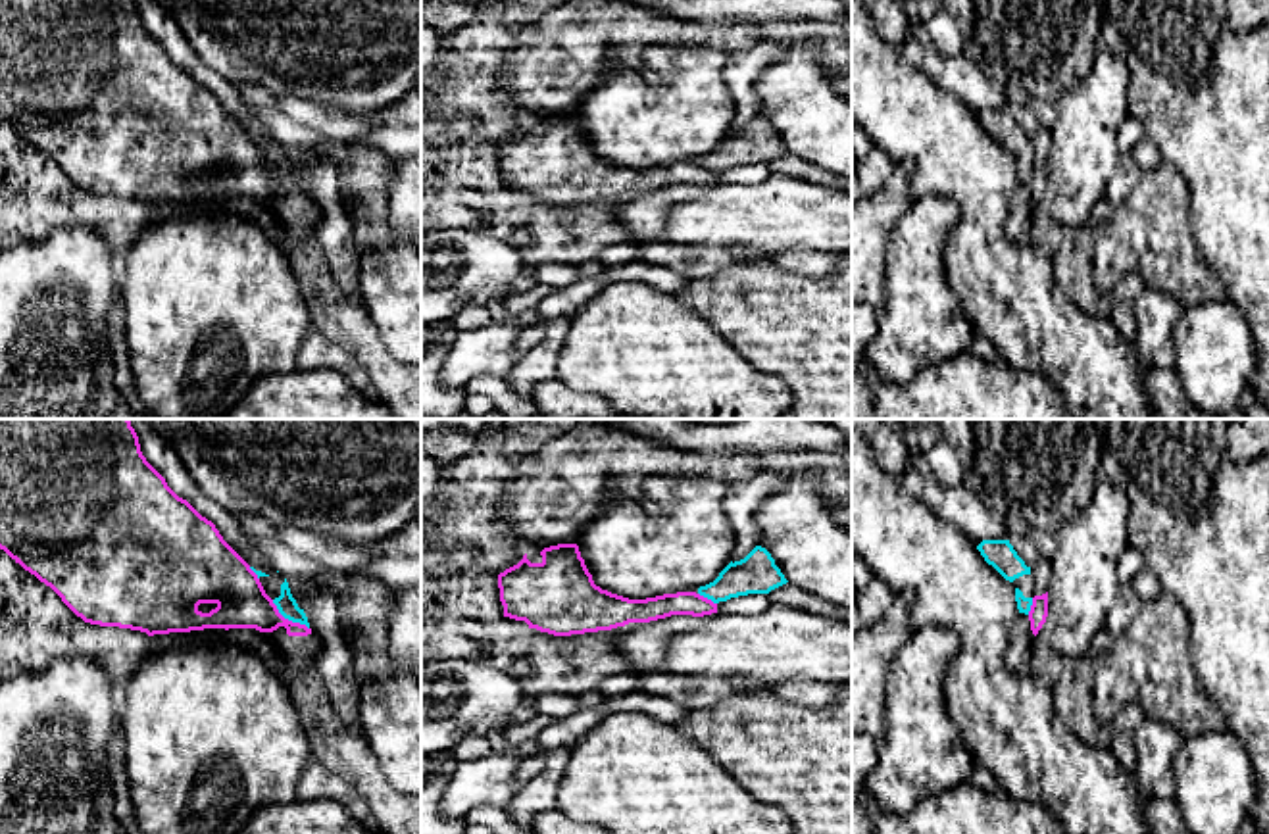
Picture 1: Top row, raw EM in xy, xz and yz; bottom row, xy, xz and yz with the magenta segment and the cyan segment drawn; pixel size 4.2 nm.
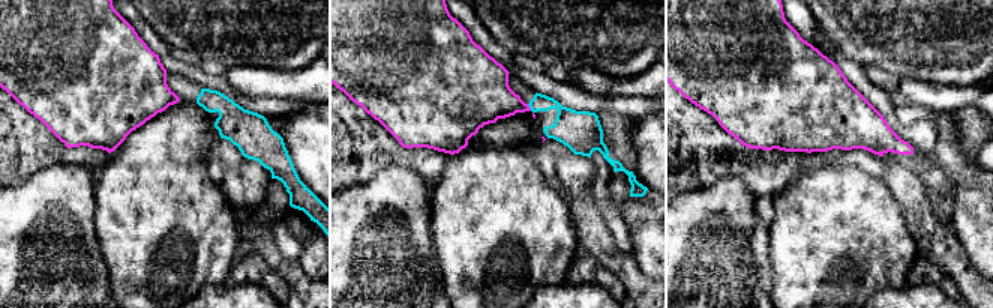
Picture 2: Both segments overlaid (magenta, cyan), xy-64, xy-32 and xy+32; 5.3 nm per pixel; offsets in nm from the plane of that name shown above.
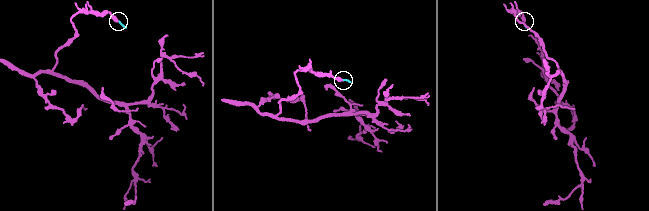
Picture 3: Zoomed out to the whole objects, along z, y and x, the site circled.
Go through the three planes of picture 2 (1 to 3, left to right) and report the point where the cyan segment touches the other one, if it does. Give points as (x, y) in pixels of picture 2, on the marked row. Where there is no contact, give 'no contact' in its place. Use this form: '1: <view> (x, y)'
1: no contact
2: xy-32 (530, 108)
3: no contact

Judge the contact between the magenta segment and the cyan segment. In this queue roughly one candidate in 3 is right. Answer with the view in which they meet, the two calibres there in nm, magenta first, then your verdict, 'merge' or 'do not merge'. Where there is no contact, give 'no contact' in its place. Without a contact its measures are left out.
contact in xy; calibres 220 and 90 nm; do not merge

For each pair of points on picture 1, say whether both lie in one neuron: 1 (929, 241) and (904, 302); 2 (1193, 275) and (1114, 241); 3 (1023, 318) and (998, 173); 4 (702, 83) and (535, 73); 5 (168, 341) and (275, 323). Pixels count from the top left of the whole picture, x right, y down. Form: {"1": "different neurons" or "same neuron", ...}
{"1": "same neuron", "2": "same neuron", "3": "same neuron", "4": "different neurons", "5": "same neuron"}

